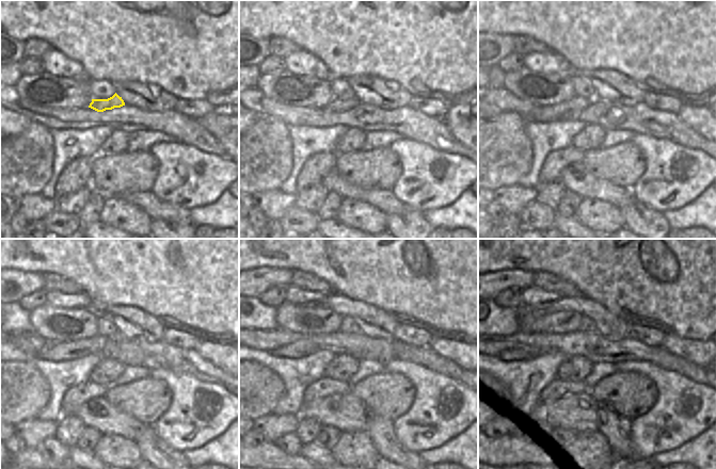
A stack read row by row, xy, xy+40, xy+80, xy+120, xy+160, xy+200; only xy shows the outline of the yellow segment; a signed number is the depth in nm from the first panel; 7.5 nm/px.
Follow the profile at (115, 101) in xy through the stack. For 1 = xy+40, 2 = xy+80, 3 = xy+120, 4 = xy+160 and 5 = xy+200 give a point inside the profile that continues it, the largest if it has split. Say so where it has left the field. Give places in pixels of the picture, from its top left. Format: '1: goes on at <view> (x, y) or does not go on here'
1: goes on at xy+40 (336, 104)
2: goes on at xy+80 (569, 110)
3: goes on at xy+120 (54, 351)
4: goes on at xy+160 (303, 348)
5: goes on at xy+200 (527, 352)

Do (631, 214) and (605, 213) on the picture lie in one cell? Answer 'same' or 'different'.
different

